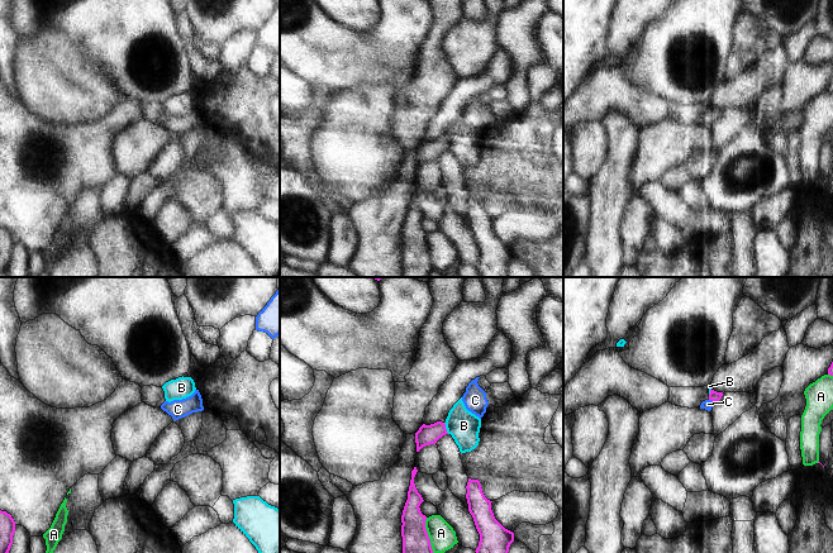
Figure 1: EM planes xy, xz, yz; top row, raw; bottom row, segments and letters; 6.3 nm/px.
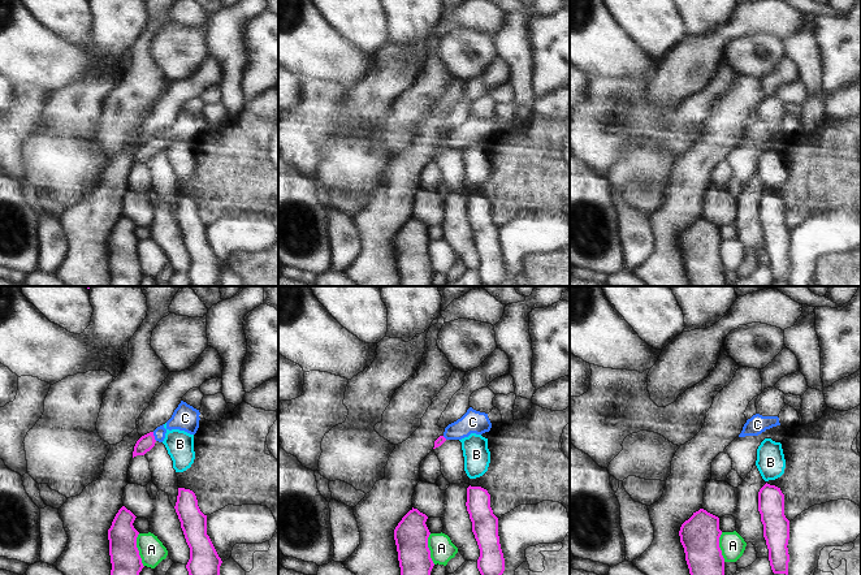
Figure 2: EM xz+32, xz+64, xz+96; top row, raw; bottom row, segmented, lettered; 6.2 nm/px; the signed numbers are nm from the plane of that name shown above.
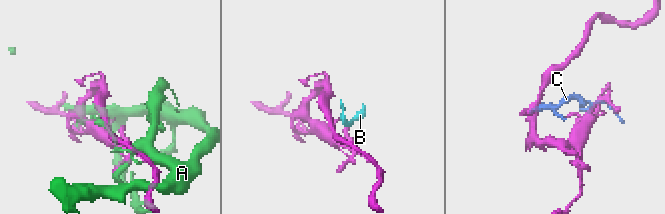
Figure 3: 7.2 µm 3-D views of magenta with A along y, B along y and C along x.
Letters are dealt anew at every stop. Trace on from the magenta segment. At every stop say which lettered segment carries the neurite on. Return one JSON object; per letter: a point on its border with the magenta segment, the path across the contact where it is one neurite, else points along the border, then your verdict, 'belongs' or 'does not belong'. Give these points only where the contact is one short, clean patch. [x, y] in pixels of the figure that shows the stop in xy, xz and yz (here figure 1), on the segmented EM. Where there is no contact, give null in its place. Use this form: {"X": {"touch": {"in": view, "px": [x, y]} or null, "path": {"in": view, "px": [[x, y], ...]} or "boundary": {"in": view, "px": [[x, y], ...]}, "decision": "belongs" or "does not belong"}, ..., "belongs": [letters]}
{"A": {"touch": {"in": "xz", "px": [427, 535]}, "decision": "does not belong"}, "B": {"touch": {"in": "xz", "px": [444, 428]}, "decision": "does not belong"}, "C": {"touch": {"in": "yz", "px": [713, 403]}, "path": {"in": "yz", "px": [[714, 396], [713, 403], [708, 404]]}, "decision": "belongs"}, "belongs": ["C"]}

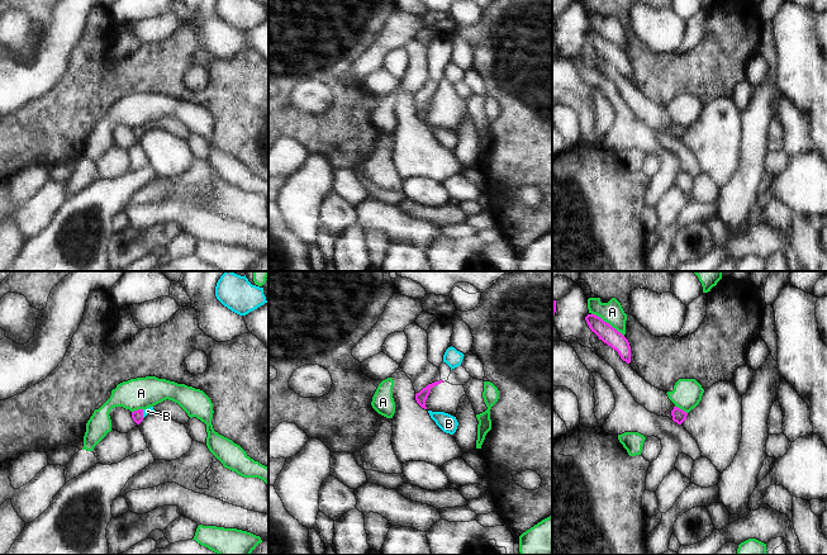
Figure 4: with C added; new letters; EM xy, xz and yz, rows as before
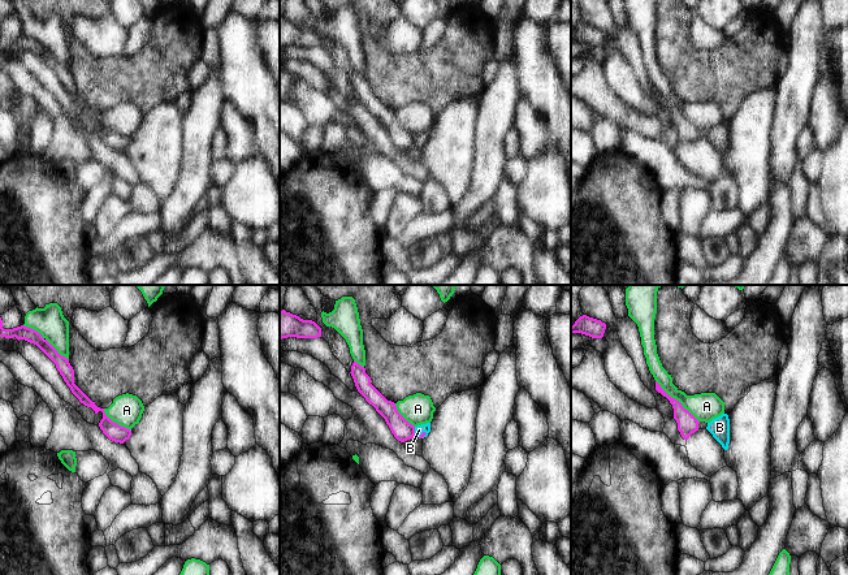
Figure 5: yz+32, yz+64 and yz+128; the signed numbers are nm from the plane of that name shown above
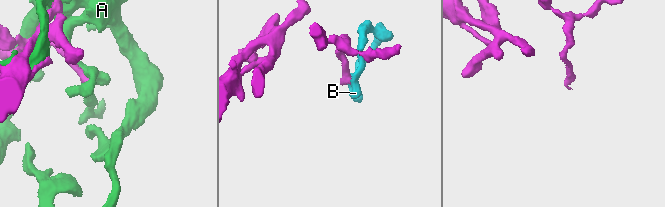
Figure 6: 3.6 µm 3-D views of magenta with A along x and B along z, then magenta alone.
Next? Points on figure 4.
{"A": {"touch": {"in": "yz", "px": [608, 323]}, "decision": "does not belong"}, "B": {"touch": {"in": "xy", "px": [142, 413]}, "path": {"in": "xy", "px": [[137, 416], [142, 413], [147, 411]]}, "decision": "belongs"}, "belongs": ["B"]}

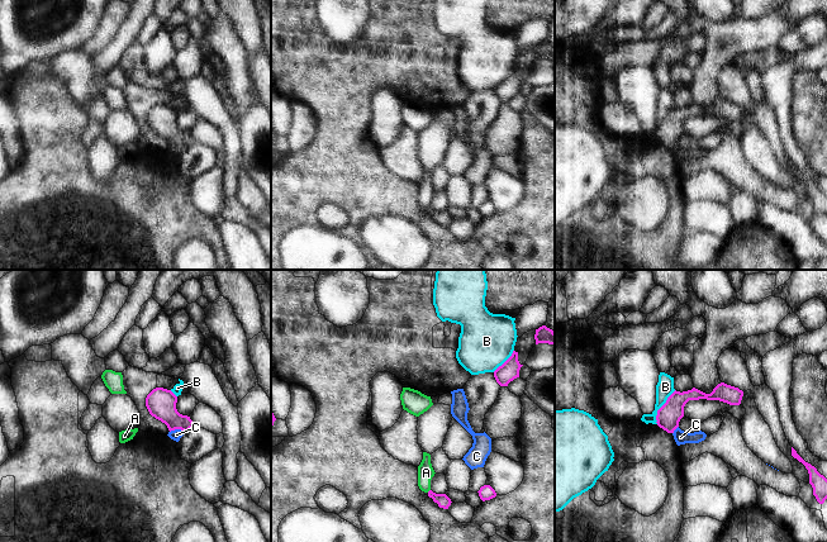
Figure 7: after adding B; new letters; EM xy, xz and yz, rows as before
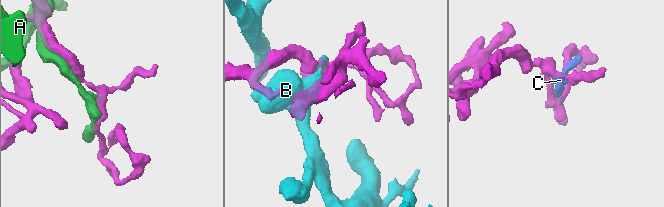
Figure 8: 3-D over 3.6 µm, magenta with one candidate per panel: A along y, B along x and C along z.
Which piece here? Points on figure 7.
{"A": {"touch": null, "decision": "does not belong"}, "B": {"touch": {"in": "yz", "px": [661, 407]}, "decision": "does not belong"}, "C": {"touch": {"in": "xy", "px": [177, 428]}, "decision": "does not belong"}, "belongs": []}

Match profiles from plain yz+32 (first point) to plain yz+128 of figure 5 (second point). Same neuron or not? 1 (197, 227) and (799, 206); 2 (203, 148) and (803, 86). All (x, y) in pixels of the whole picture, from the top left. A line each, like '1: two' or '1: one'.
1: two
2: one

